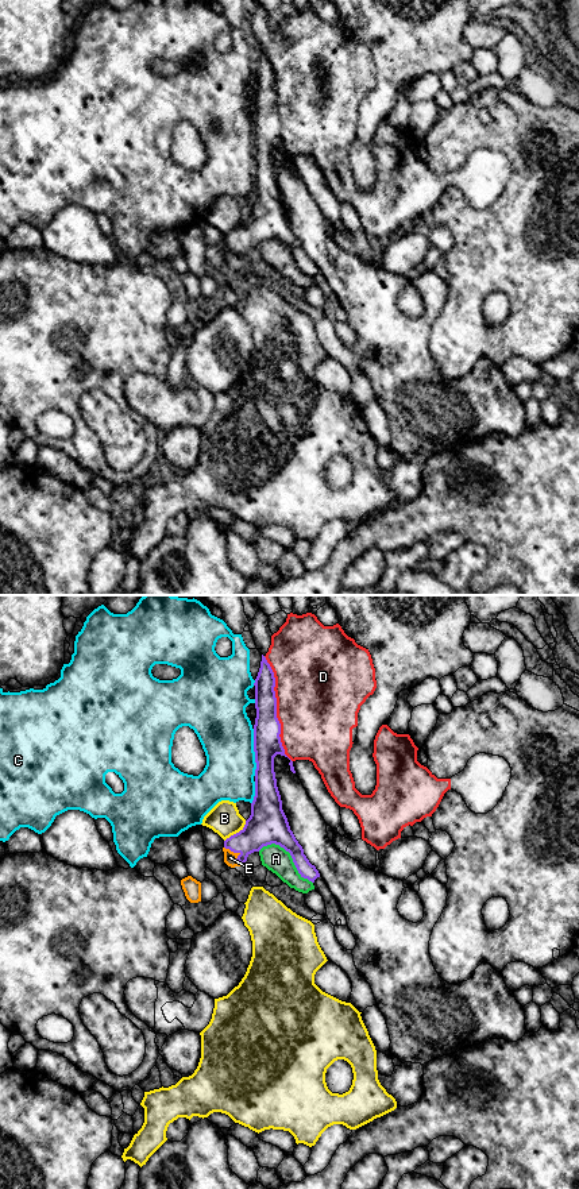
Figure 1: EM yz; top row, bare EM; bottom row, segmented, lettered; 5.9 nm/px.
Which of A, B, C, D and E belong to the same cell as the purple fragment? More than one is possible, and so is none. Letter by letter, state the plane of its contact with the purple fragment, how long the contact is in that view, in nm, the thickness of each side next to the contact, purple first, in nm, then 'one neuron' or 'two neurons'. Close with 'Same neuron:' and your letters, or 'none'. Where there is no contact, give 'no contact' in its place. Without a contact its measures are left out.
A: meets purple in yz; contact 380 nm long; 240 nm thick on the purple side, 160 nm on the other; two neurons
B: meets purple in yz; contact 180 nm long; 240 nm thick on the purple side, 190 nm on the other; two neurons
C: meets purple in yz; contact 280 nm long; 160 nm thick on the purple side, 320 nm on the other; two neurons
D: meets purple in yz; contact 650 nm long; 160 nm thick on the purple side, 480 nm on the other; two neurons
E: meets purple in yz; contact 170 nm long; 240 nm thick on the purple side, 80 nm on the other; one neuron
Same neuron: E

